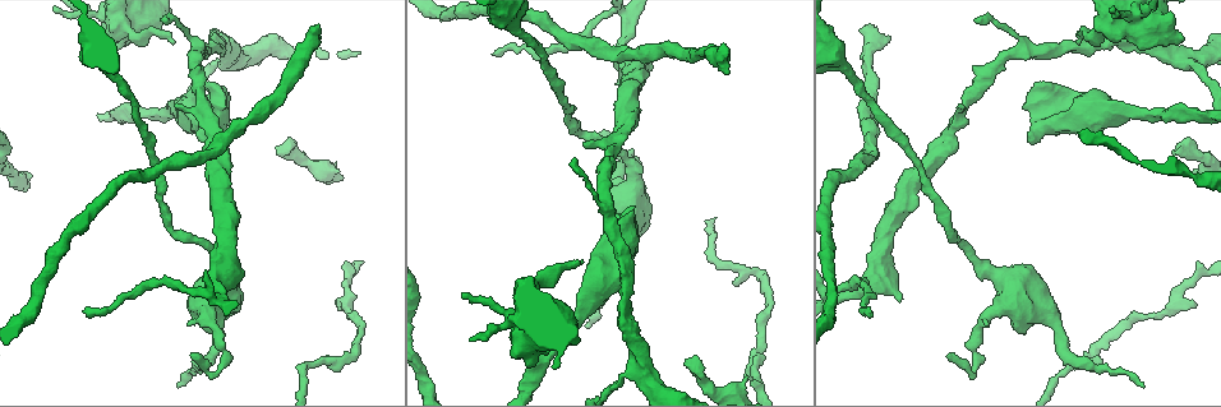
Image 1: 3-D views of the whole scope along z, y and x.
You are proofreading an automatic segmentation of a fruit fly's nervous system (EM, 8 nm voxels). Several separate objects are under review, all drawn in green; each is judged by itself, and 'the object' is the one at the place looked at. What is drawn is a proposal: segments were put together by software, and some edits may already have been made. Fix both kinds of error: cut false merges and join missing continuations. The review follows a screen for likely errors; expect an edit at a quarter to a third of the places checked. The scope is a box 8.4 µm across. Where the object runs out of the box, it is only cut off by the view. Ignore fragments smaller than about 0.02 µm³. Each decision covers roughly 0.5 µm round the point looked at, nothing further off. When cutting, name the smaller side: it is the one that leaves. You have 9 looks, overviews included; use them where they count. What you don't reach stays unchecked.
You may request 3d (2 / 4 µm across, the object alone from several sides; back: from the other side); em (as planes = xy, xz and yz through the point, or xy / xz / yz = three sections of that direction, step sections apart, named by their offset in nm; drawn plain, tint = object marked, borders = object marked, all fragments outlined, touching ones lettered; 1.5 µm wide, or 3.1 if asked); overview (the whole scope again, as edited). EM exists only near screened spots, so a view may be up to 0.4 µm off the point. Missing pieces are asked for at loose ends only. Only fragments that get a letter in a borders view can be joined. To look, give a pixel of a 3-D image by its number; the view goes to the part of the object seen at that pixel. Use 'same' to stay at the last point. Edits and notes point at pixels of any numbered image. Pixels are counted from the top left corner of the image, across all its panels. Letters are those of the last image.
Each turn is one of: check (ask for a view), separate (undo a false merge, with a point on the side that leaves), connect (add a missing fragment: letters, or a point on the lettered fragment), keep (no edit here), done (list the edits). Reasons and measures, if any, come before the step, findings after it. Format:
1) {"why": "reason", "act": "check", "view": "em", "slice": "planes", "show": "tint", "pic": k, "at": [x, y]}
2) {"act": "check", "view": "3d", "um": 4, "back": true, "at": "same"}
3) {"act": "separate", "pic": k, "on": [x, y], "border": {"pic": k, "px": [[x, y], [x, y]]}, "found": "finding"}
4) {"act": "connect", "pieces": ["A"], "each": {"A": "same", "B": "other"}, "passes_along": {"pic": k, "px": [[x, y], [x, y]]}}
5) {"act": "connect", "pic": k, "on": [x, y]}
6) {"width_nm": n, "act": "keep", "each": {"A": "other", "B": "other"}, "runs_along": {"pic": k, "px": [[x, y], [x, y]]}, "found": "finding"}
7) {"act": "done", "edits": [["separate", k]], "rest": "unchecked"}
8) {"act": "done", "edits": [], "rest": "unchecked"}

{"why": "branch stops here", "act": "check", "view": "em", "slice": "xz", "step": 8, "show": "borders", "pic": 1, "at": [1036, 138]}

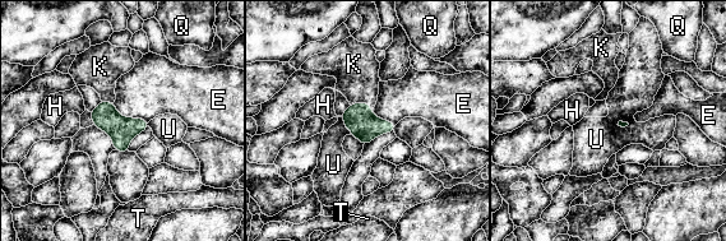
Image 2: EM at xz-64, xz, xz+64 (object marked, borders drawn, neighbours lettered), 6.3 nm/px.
{"longest_contact_nm": ["E", 260], "act": "connect", "pic": 2, "on": [355, 66], "each": {"E": "other", "H": "other", "K": "same", "Q": "other", "T": "other", "U": "other"}, "found": "it goes on there"}

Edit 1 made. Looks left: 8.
{"act": "check", "view": "overview"}

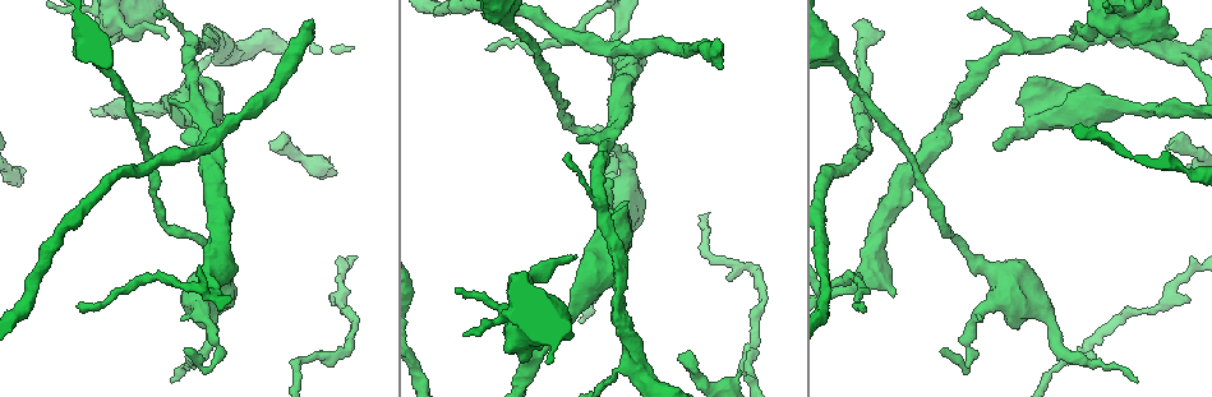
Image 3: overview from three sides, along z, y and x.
{"act": "check", "view": "em", "slice": "yz", "step": 8, "show": "tint", "pic": 3, "at": [718, 49]}

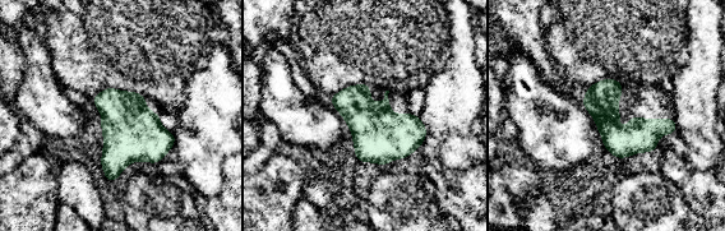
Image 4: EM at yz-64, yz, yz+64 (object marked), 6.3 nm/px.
{"act": "check", "view": "em", "slice": "planes", "show": "borders", "at": "same"}

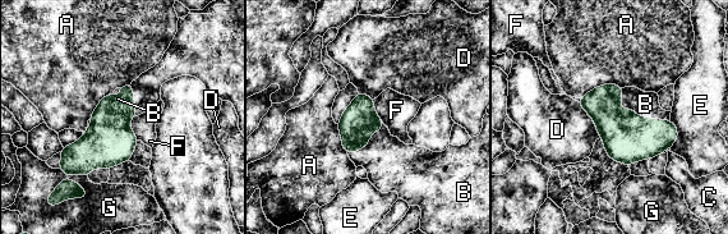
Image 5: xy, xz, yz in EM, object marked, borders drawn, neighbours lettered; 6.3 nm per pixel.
{"width_nm": 220, "act": "connect", "pic": 5, "on": [645, 104], "each": {"A": "other", "B": "same", "C": "other", "D": "other", "E": "other", "F": "other", "G": "other"}, "passes_along": {"pic": 5, "px": [[627, 138], [634, 114], [645, 104]]}, "found": "the neuron continues"}

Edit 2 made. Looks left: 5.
{"act": "check", "view": "overview"}

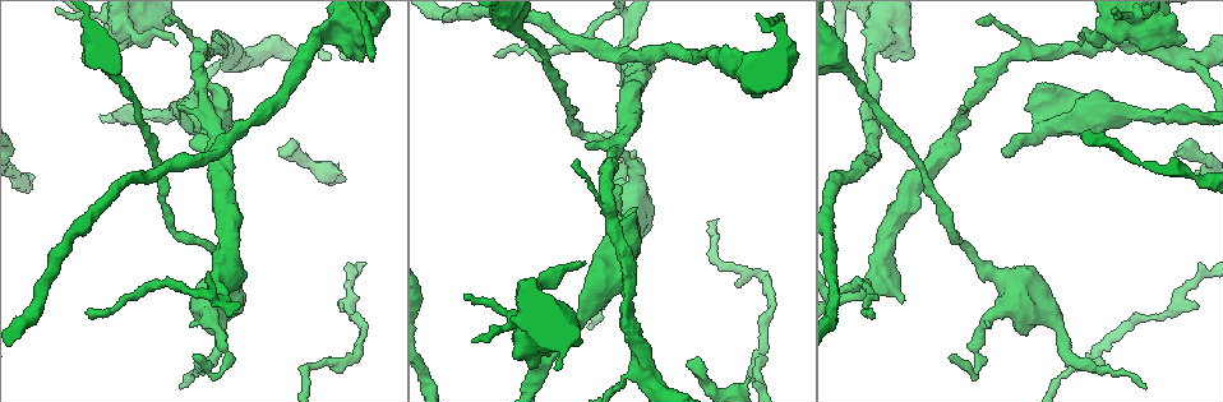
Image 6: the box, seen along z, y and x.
{"why": "free end", "act": "check", "view": "em", "slice": "planes", "show": "tint", "pic": 6, "at": [287, 153]}

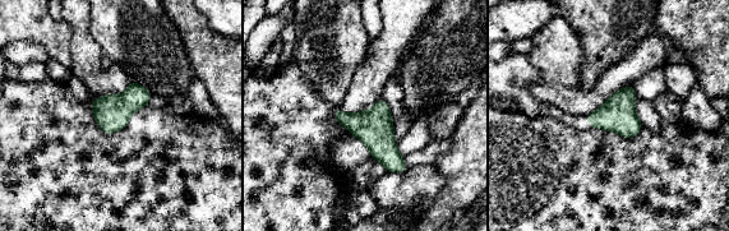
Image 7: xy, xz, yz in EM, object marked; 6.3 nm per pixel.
{"why": "see the neighbours", "act": "check", "view": "em", "slice": "planes", "show": "borders", "at": "same"}

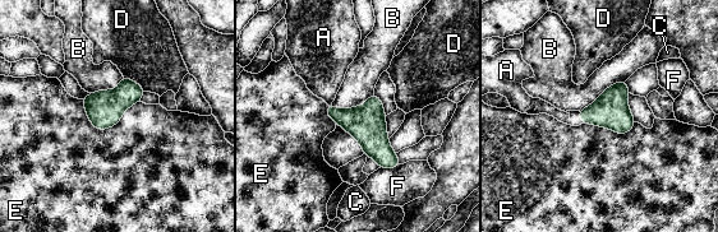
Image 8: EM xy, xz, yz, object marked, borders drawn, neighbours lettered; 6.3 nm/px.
{"act": "connect", "pic": 8, "on": [322, 66], "each": {"A": "same", "B": "other", "C": "other", "D": "other", "E": "other", "F": "other"}, "passes_along": {"pic": 8, "px": [[364, 124], [330, 105], [322, 66]]}, "found": "the neuron continues"}

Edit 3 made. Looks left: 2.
{"act": "done", "edits": [["connect", 2], ["connect", 5], ["connect", 8]], "rest": "unchecked"}

